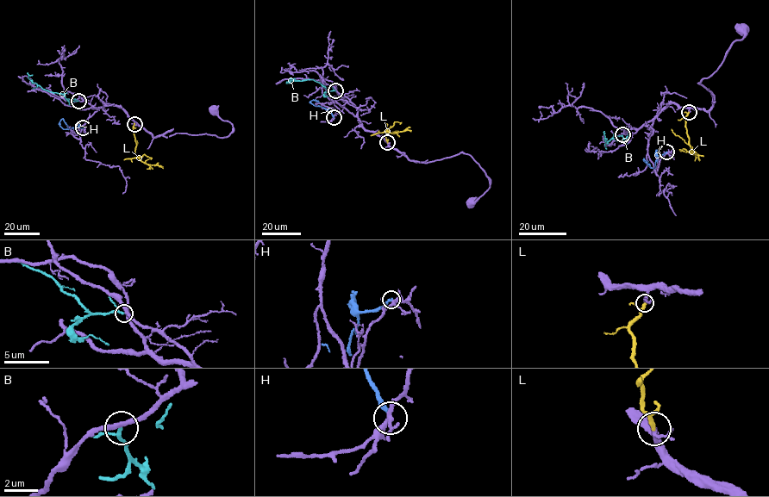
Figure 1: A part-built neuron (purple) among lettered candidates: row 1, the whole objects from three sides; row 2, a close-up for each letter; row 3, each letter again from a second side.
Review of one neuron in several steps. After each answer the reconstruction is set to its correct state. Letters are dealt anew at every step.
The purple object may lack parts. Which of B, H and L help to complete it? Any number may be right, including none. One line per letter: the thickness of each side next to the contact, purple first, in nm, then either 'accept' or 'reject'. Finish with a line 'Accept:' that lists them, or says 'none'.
B: 280 nm thick on the purple side, 140 nm on the other; reject
H: 240 nm thick on the purple side, 200 nm on the other; reject
L: 180 nm thick on the purple side, 160 nm on the other; accept
Accept: L

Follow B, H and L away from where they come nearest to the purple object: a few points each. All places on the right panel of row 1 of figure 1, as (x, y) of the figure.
B: (622, 134), (622, 141), (611, 139), (607, 144), (603, 131)
H: (666, 152), (657, 156), (653, 168), (644, 159), (650, 166)
L: (688, 111), (684, 120), (686, 133), (691, 151), (697, 155), (693, 152), (696, 152)

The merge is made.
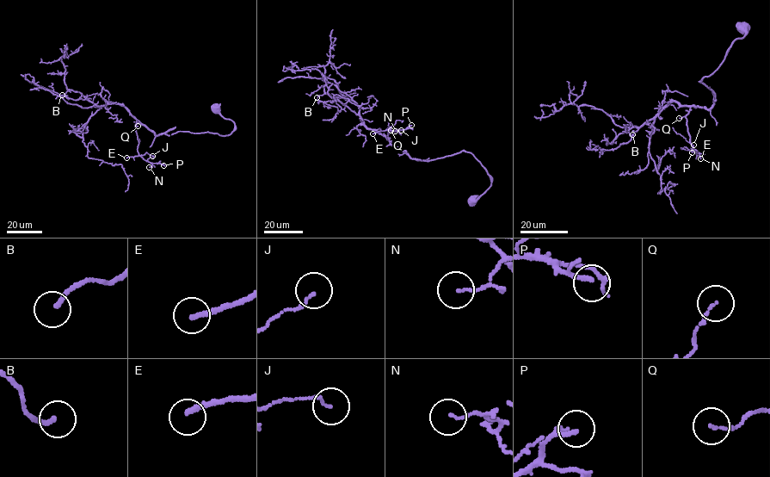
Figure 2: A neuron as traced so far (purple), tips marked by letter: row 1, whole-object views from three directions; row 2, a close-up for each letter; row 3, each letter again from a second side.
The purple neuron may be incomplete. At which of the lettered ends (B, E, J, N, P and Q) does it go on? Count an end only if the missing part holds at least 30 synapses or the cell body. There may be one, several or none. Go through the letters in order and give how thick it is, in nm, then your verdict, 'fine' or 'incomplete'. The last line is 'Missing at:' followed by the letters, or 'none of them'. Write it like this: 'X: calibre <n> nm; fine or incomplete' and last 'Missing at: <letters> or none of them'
B: calibre 190 nm; incomplete
E: calibre 240 nm; fine
J: calibre 120 nm; fine
N: calibre 100 nm; fine
P: calibre 120 nm; fine
Q: calibre 100 nm; fine
Missing at: B

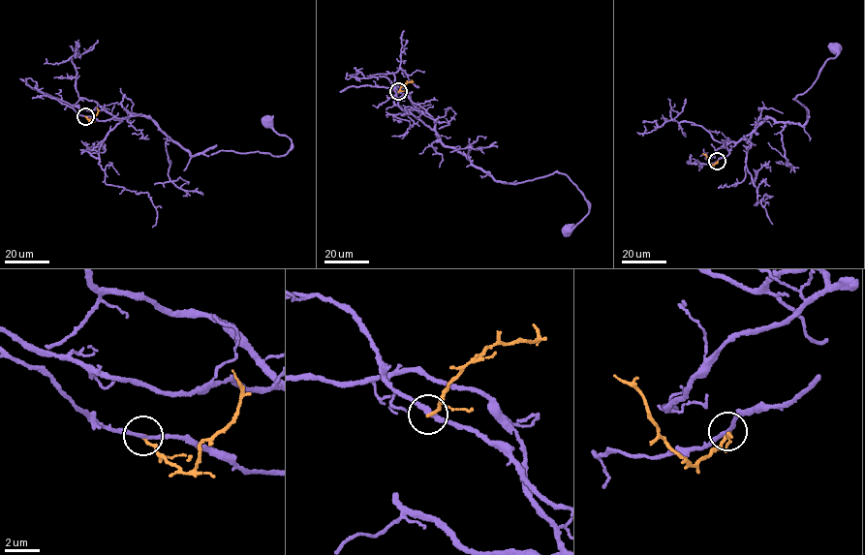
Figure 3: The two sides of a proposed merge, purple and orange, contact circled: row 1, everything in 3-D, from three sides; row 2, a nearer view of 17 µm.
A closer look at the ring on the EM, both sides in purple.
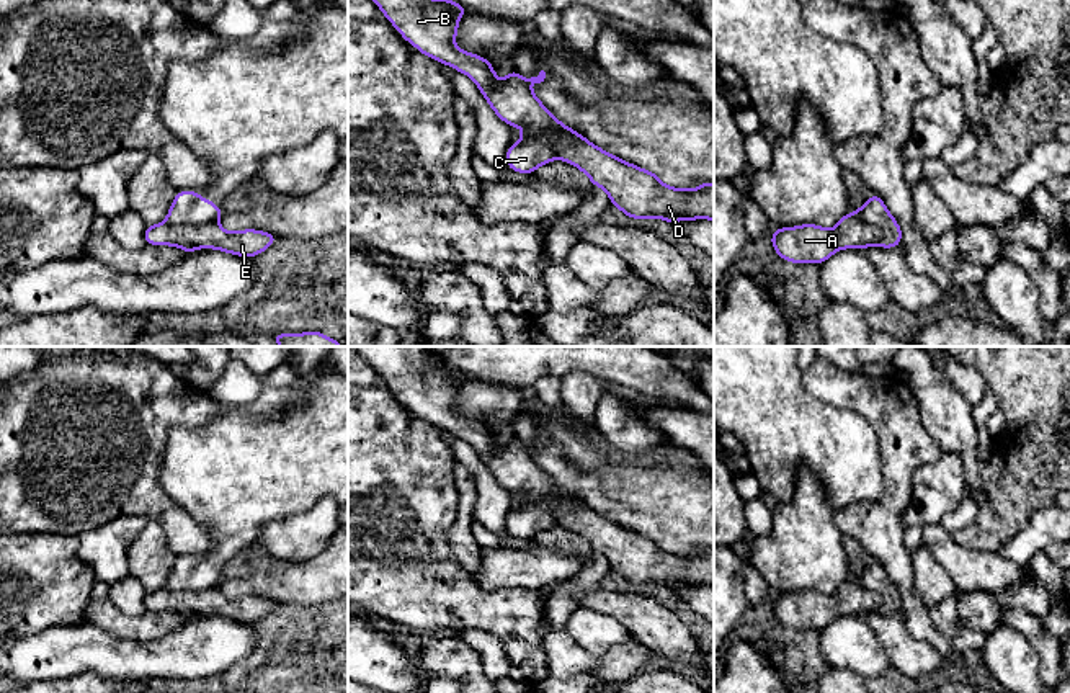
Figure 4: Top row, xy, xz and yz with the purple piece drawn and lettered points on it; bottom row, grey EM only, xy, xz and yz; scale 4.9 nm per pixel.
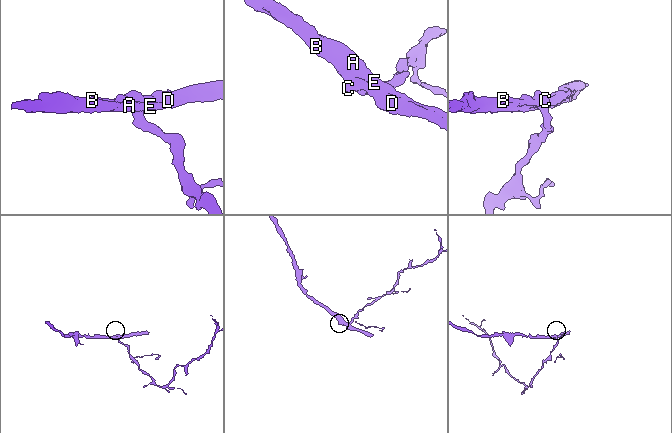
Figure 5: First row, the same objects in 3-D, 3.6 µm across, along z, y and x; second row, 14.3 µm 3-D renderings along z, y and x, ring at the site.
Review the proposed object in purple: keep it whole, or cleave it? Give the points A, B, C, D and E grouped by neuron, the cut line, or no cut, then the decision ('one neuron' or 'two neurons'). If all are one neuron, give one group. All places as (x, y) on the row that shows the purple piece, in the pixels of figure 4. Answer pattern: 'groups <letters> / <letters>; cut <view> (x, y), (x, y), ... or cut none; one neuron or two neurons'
groups A B D E / C; cut xy (216, 219), (206, 224), (165, 223); two neurons

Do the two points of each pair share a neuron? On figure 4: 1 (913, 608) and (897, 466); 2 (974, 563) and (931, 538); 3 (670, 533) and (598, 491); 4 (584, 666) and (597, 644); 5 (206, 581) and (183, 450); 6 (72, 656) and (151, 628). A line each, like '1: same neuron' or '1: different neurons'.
1: same neuron
2: same neuron
3: same neuron
4: different neurons
5: same neuron
6: different neurons

